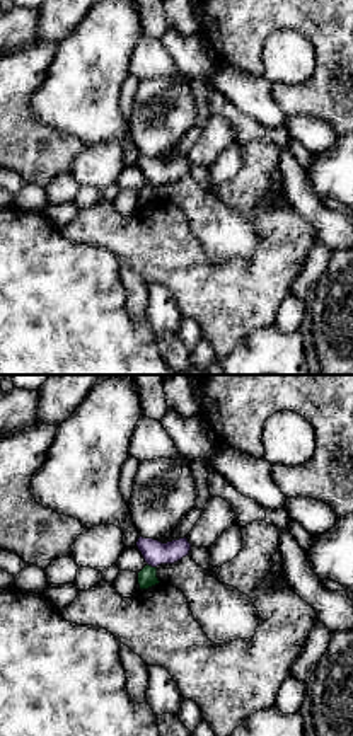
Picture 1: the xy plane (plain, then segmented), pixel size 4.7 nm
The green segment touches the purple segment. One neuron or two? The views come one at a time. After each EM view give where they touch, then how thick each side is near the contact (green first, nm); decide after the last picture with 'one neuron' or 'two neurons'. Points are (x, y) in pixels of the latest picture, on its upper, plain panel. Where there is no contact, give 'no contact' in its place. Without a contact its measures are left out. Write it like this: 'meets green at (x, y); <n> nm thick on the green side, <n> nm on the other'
meets green at (150, 184); 90 nm thick on the green side, 120 nm on the other

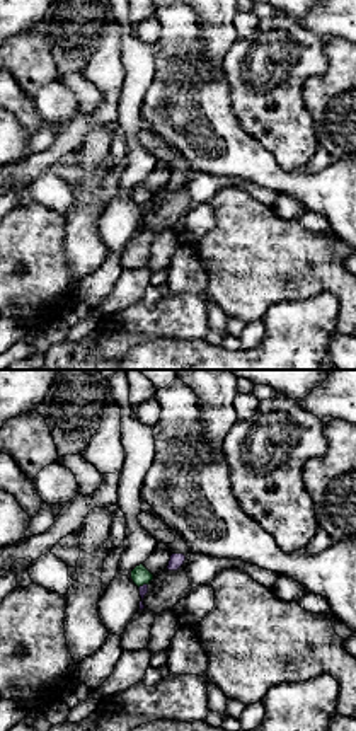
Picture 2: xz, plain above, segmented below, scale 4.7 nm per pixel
meets green at (142, 203); 90 nm thick on the green side, 50 nm on the other

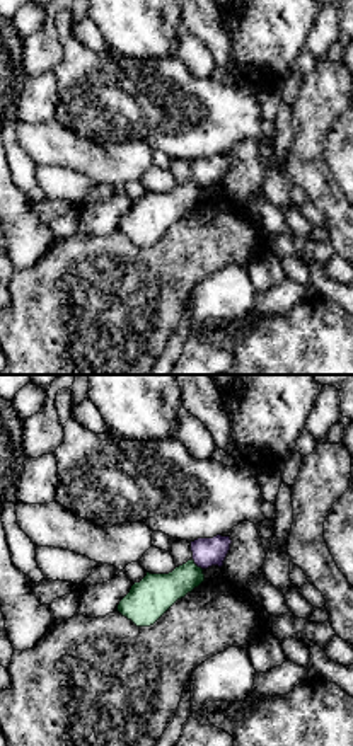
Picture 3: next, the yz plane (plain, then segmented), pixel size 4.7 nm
meets green at (195, 183); 190 nm thick on the green side, 140 nm on the other

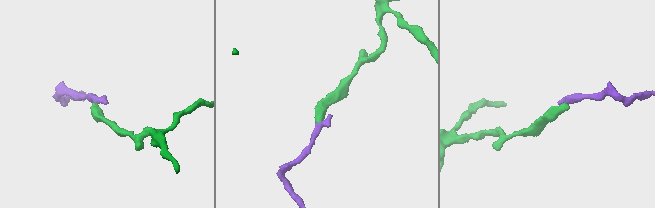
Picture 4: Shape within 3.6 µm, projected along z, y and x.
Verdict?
two neurons

